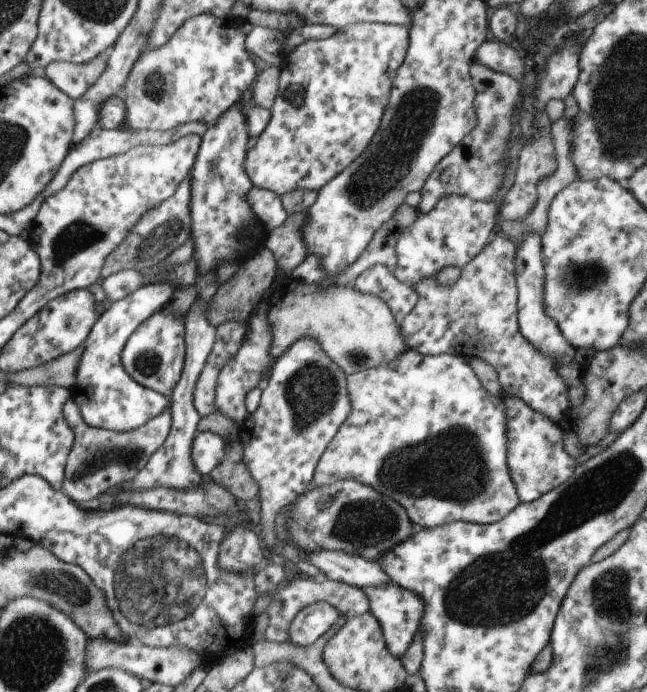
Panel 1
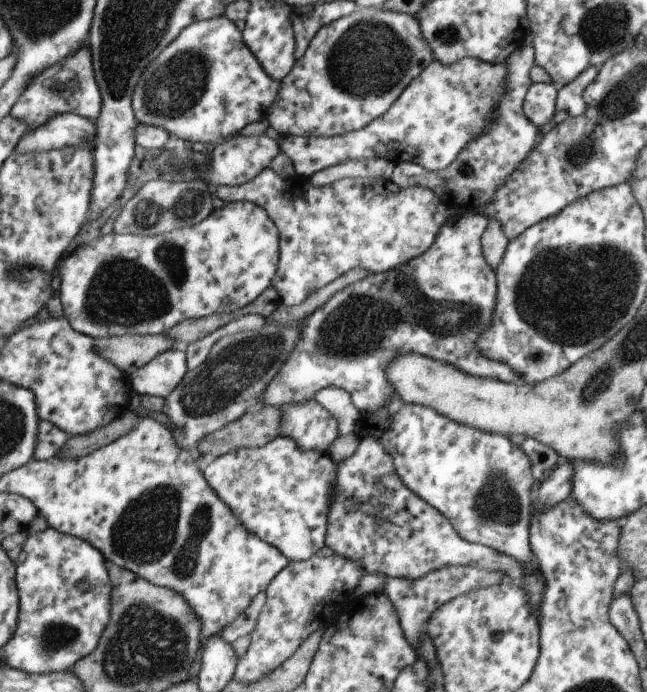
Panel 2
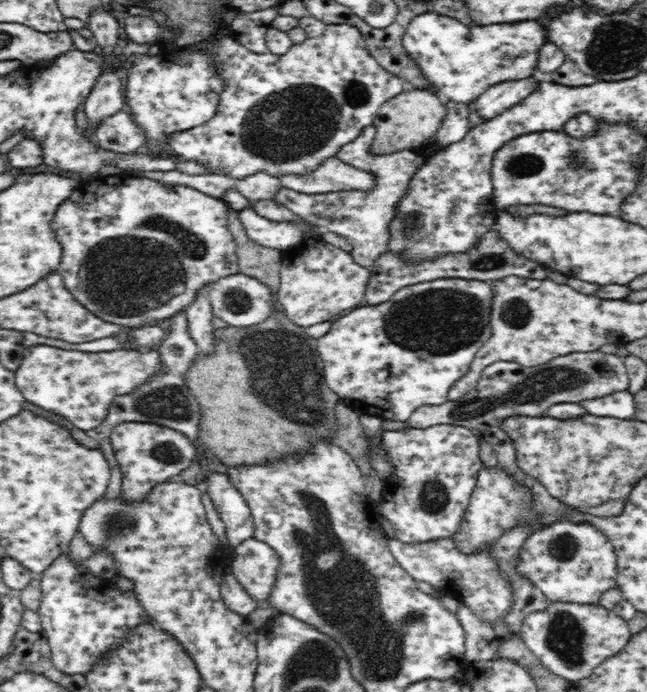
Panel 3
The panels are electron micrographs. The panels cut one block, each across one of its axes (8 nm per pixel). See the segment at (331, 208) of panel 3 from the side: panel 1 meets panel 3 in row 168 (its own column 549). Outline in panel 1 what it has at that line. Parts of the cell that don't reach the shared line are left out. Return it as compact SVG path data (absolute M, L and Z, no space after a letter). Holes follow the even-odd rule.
M496 232L479 254L460 270L460 276L452 286L442 286L433 277L419 281L413 286L417 295L415 306L398 324L398 329L406 346L419 354L451 353L465 358L471 356L485 359L495 369L503 394L520 398L534 411L539 411L554 423L558 423L569 410L566 386L554 371L554 359L539 354L518 329L514 273L516 249L515 242Z

